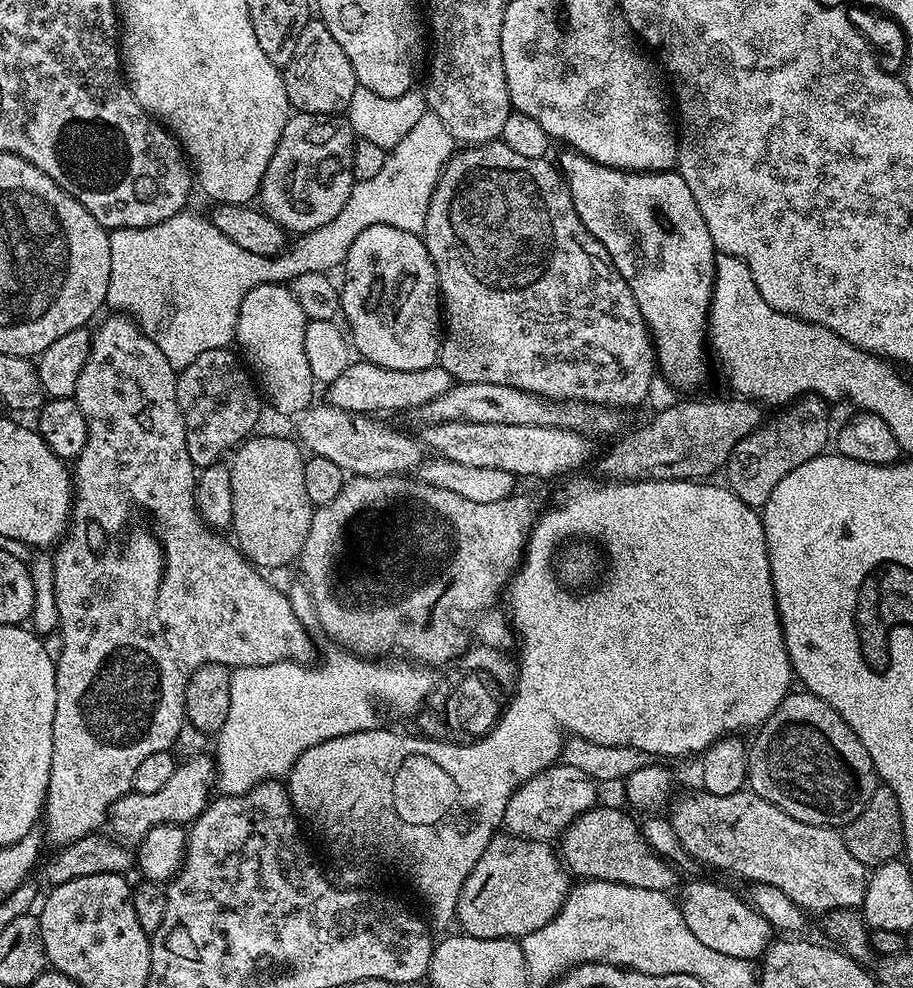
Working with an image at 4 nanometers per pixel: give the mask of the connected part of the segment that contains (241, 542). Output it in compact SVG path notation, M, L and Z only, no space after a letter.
M260 435L243 441L230 456L230 532L249 562L261 570L269 570L284 568L299 557L306 534L310 534L314 506L306 494L306 456L299 443L284 436Z

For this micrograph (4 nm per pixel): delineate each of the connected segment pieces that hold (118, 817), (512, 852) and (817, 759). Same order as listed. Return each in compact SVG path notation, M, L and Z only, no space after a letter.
M211 755L192 756L185 764L184 761L177 763L173 776L167 780L166 786L162 786L162 790L145 796L130 791L112 804L106 821L106 828L112 831L109 832L111 839L123 846L136 846L147 832L163 824L191 825L213 799L215 782L216 761Z
M497 834L482 858L478 858L474 870L470 870L462 894L458 894L455 923L460 924L463 935L474 938L522 938L542 930L546 922L559 914L569 887L569 873L551 843Z
M807 690L793 691L785 696L784 701L770 714L766 723L760 725L756 736L750 740L748 754L748 779L751 791L758 793L766 802L778 806L790 818L798 818L798 822L806 822L823 828L843 829L862 810L866 810L866 802L870 802L870 794L878 786L876 767L858 734L850 730L850 726L830 705L813 692Z

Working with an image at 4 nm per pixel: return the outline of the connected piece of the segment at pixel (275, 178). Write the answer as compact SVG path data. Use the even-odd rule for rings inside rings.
M289 115L274 158L262 178L259 207L286 230L292 230L295 224L308 224L304 226L314 229L338 218L338 210L346 206L346 198L352 193L352 151L356 142L357 137L343 115Z

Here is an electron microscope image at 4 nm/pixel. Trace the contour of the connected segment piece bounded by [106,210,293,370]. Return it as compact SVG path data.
M191 210L179 212L177 216L158 222L154 226L114 228L109 231L108 237L110 238L110 286L108 287L107 307L109 309L112 307L112 310L117 313L131 316L136 321L136 325L148 335L150 342L154 342L154 346L158 346L158 350L162 350L162 354L166 354L166 362L170 362L170 366L177 370L190 366L190 362L194 362L206 350L227 348L235 341L236 323L242 306L242 298L246 298L246 294L250 294L250 290L254 290L259 284L279 284L293 279L292 267L288 265L287 255L250 254L250 250L242 250L242 246L238 246L238 242L226 238L226 234L222 234L222 230L218 230L218 226L212 224L207 215L195 216Z

